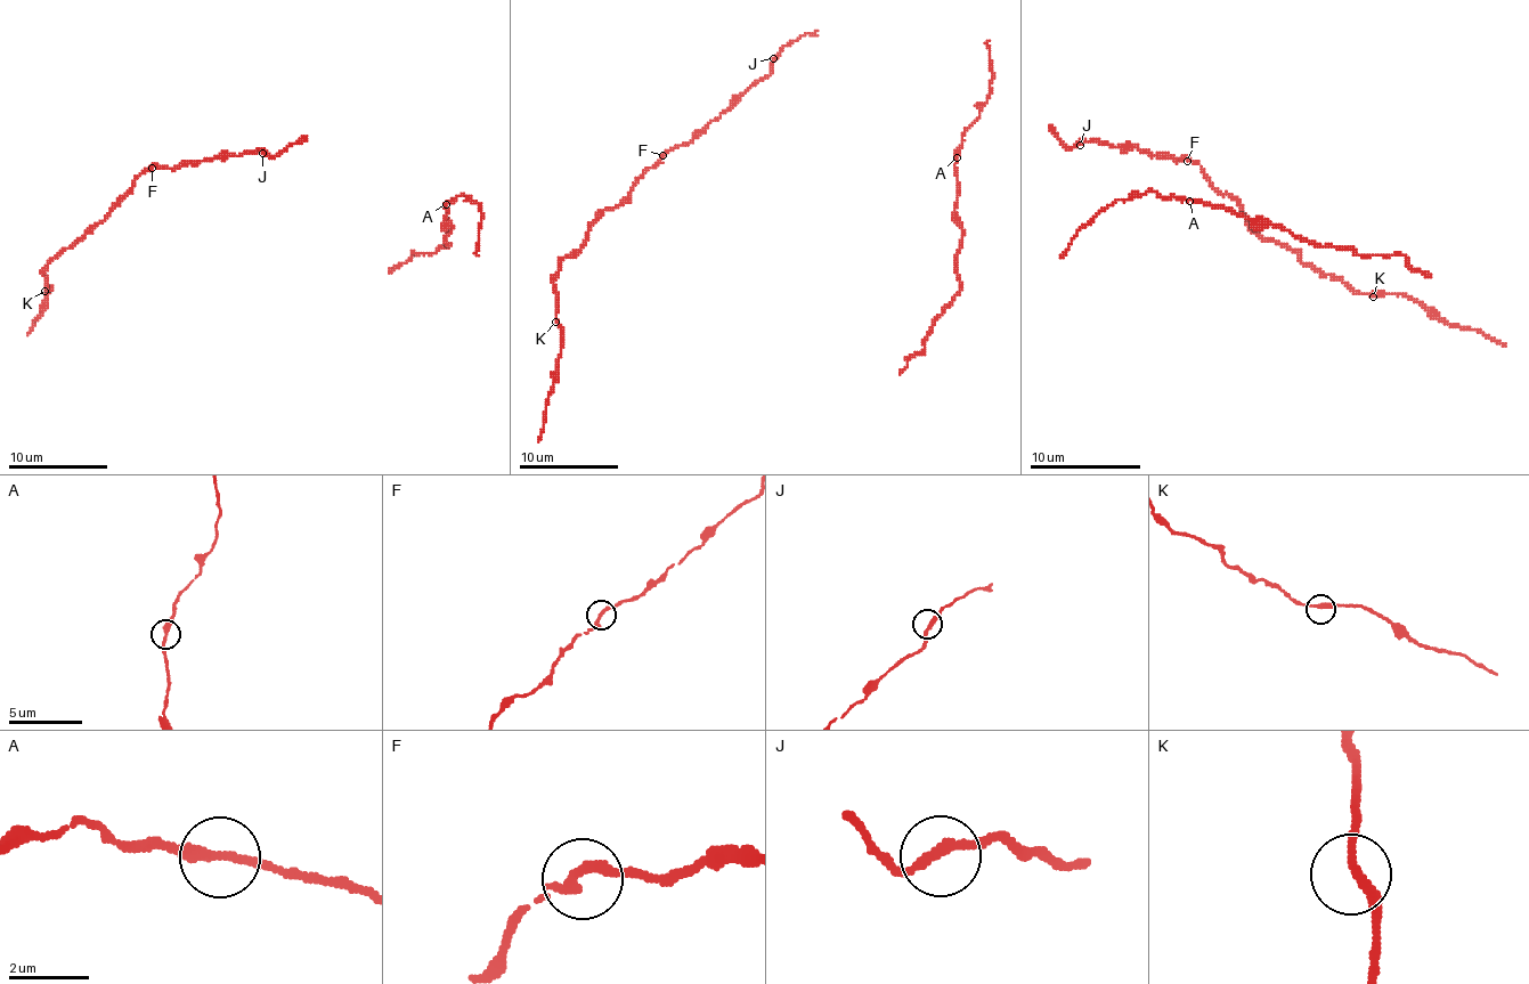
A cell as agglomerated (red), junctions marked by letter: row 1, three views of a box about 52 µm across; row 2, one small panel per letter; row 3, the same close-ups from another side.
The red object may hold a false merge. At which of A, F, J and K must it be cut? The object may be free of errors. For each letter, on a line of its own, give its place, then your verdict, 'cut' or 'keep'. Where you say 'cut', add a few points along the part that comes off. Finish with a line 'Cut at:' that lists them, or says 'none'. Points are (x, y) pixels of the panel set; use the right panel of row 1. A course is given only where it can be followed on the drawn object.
A: place (1189, 201); keep
F: place (1187, 161); keep
J: place (1080, 145); keep
K: place (1373, 297); keep
Cut at: none

